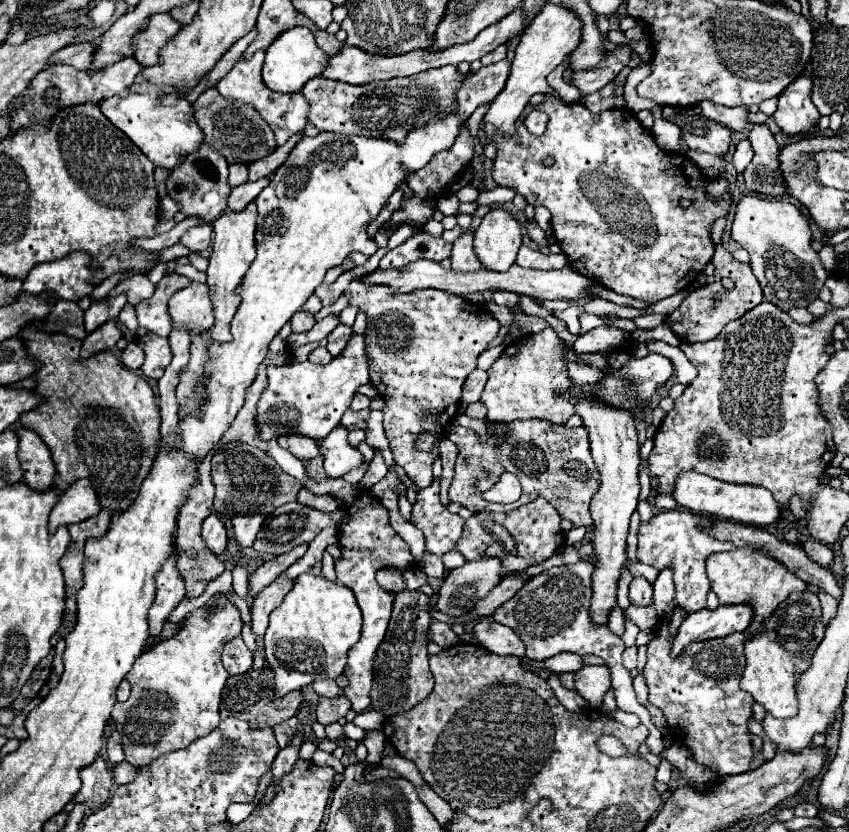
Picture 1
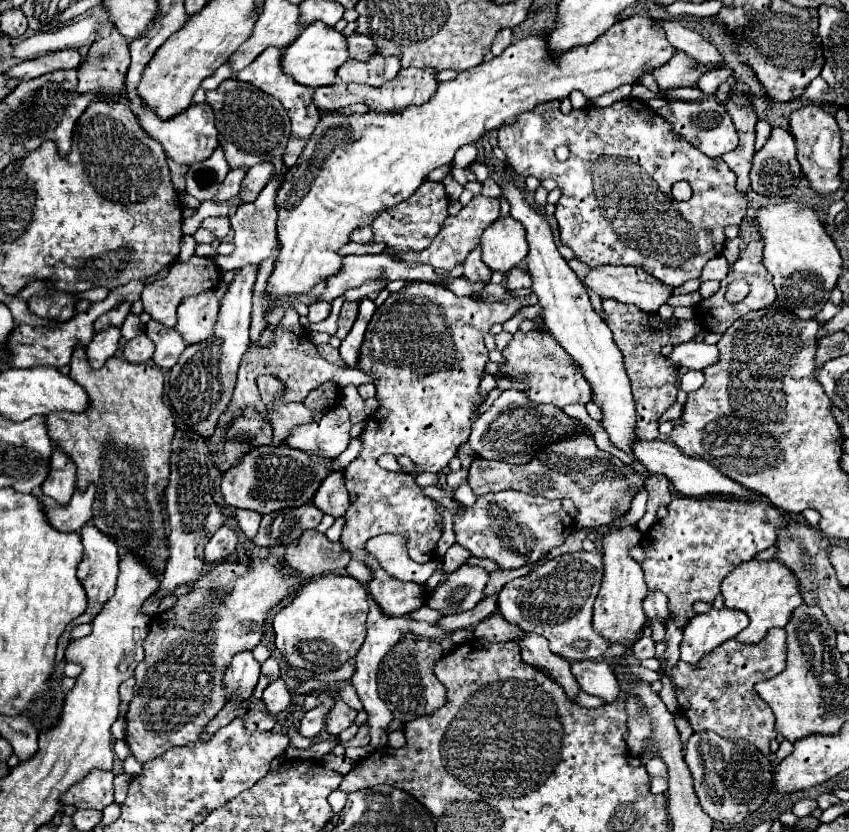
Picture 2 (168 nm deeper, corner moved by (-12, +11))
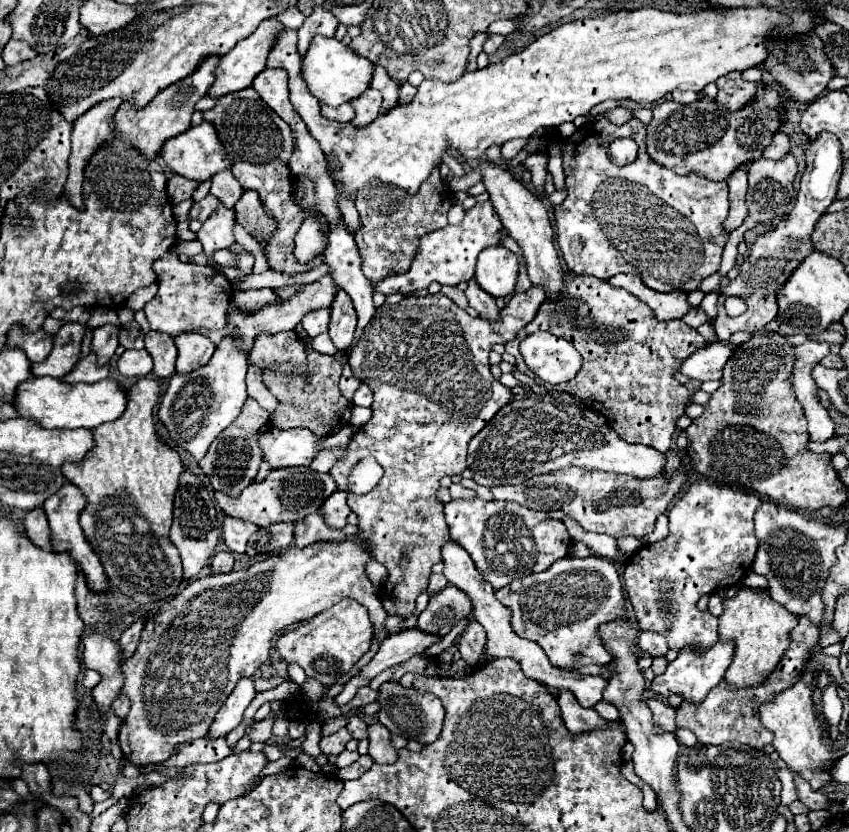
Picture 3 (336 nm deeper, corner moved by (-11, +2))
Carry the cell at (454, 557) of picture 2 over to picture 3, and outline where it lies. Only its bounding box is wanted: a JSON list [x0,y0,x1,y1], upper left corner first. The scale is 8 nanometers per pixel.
[442,541,606,707]

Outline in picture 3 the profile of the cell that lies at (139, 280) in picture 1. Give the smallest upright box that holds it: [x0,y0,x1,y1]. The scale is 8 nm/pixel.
[32,323,92,377]

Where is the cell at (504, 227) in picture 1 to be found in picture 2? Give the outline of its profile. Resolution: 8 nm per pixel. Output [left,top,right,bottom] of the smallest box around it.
[481,218,527,274]

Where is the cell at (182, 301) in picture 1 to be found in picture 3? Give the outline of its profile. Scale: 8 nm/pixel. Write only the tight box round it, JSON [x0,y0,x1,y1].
[174,333,216,373]

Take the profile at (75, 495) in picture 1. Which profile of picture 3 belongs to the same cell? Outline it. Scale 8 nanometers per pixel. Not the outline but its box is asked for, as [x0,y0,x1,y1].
[24,507,52,551]

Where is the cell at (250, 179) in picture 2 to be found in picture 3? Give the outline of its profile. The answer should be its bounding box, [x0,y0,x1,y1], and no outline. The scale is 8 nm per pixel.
[236,191,272,245]

